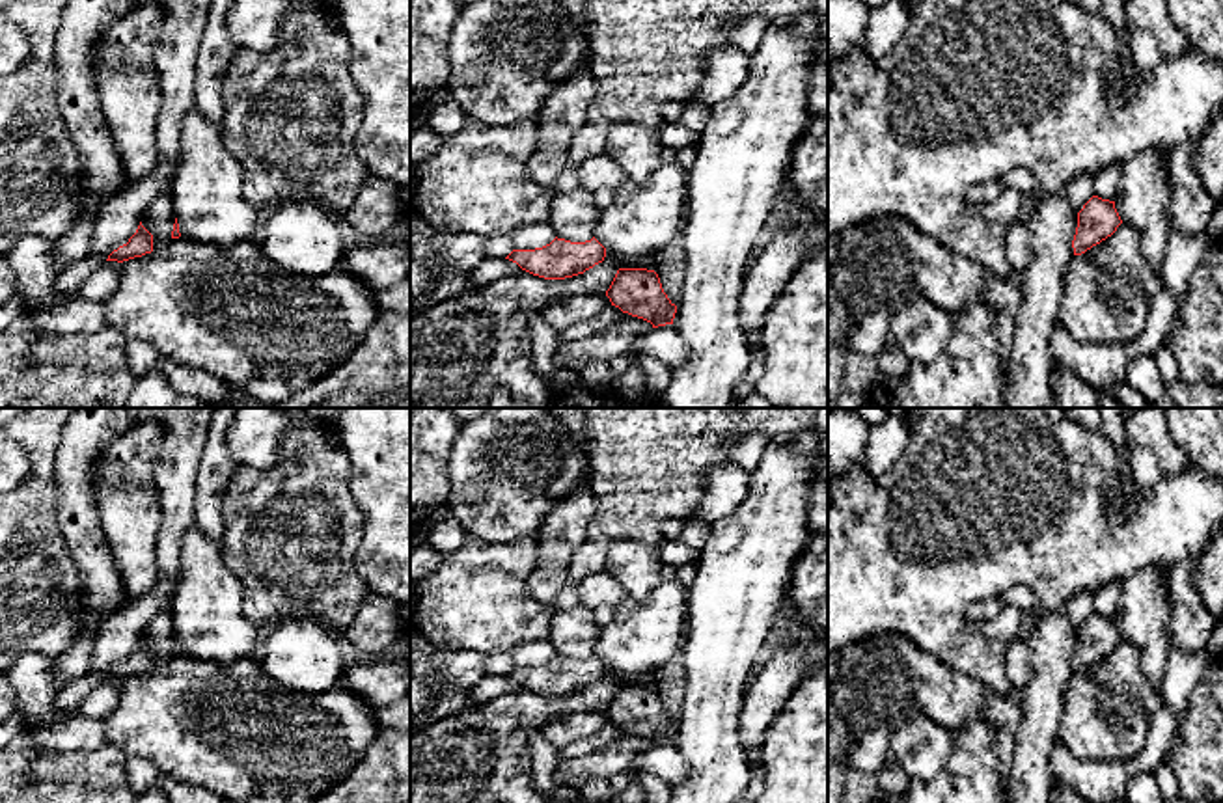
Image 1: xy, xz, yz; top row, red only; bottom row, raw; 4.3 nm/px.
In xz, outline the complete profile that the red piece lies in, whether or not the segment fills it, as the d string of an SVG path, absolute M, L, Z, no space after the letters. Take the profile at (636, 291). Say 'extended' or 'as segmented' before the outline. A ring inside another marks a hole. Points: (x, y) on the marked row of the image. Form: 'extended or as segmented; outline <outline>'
as segmented; outline M619 268L606 291L612 306L643 319L653 328L673 324L677 306L662 289L660 278L647 268Z

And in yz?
as segmented; outline M1092 196L1078 212L1078 227L1072 240L1074 255L1081 255L1111 237L1120 224L1115 201Z

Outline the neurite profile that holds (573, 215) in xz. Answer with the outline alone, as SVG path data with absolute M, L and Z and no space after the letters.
M576 186L570 192L554 192L548 224L557 238L585 242L595 237L598 214L593 192Z

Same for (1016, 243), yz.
M1018 220L1010 224L1005 237L1005 257L1016 272L1024 272L1029 266L1029 224Z

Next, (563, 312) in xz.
M576 293L569 296L557 296L546 307L543 307L539 315L554 330L563 332L572 324L595 319L610 306L612 302L606 294Z

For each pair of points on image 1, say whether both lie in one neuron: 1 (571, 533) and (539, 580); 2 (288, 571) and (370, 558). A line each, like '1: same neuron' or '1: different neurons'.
1: same neuron
2: different neurons

